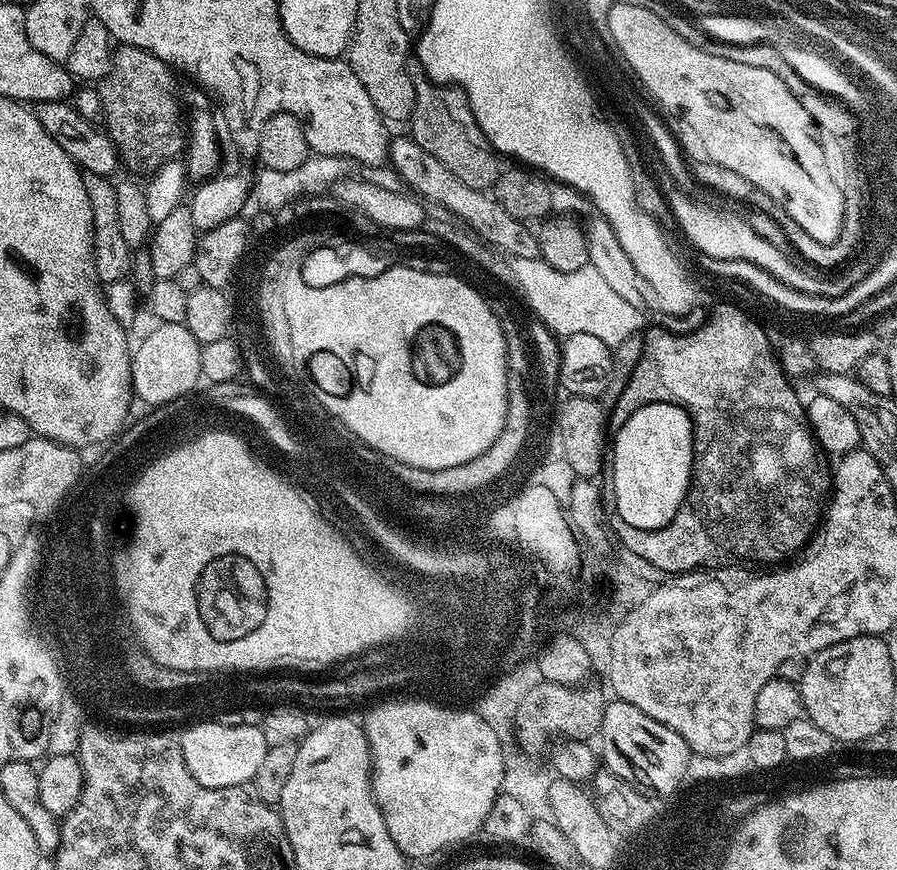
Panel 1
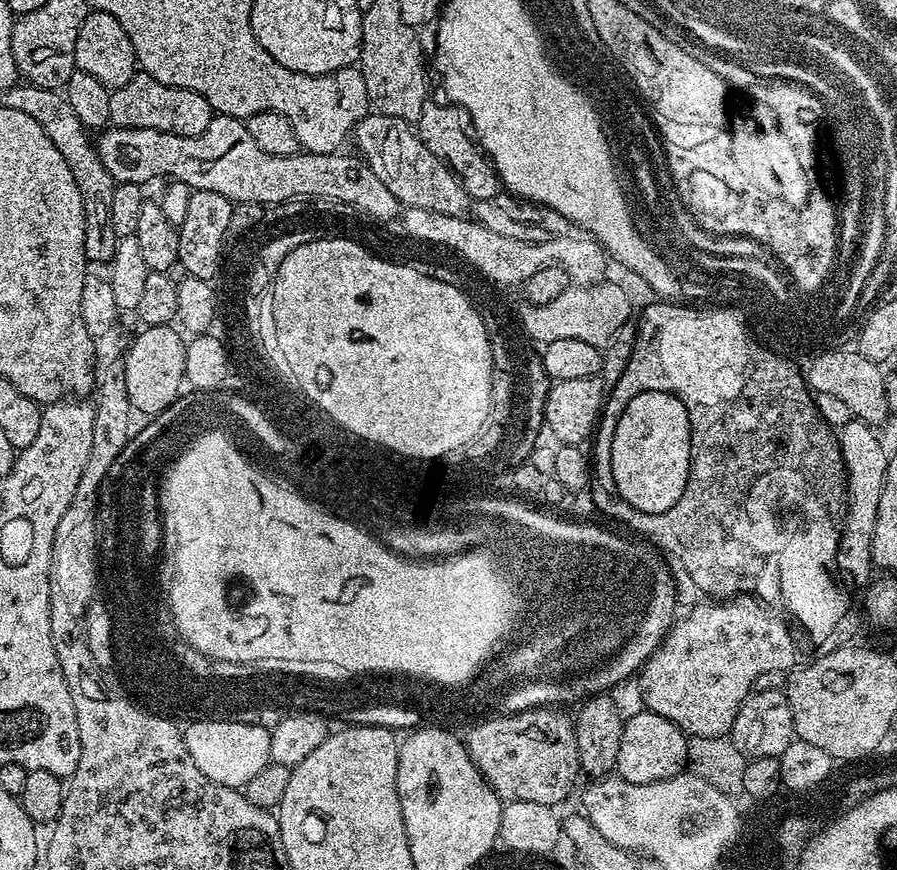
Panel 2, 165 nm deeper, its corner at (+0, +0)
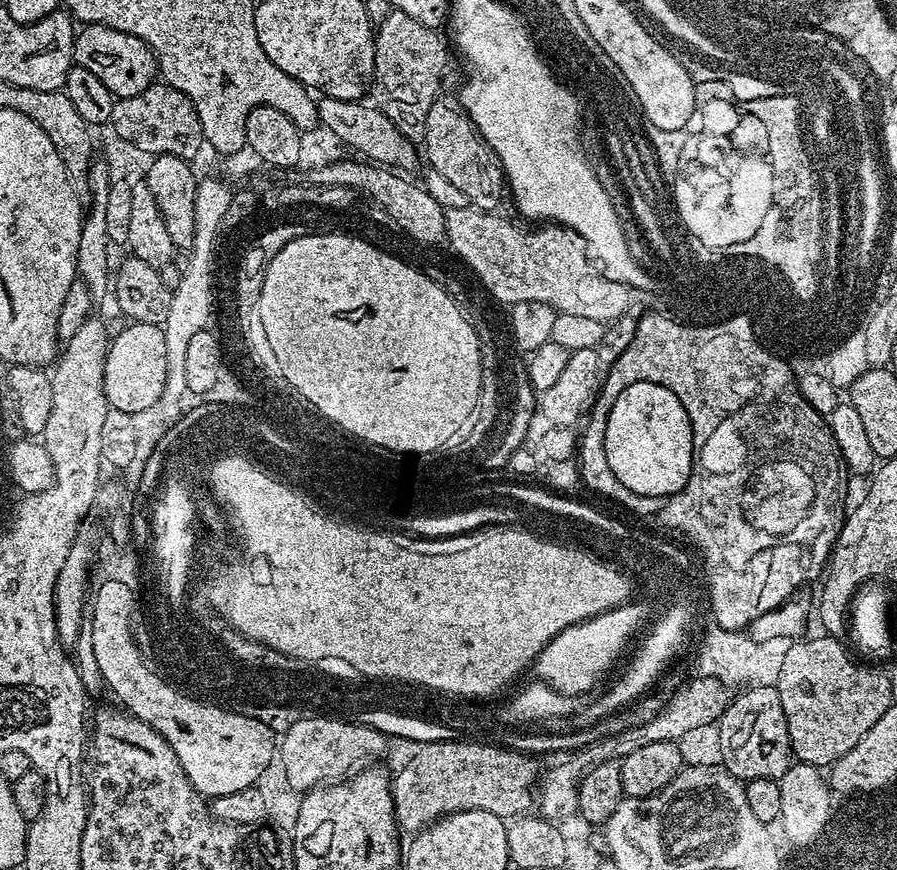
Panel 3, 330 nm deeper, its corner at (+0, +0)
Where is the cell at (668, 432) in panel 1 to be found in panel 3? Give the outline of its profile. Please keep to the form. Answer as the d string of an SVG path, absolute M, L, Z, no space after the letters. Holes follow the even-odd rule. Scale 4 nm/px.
M654 382L626 386L606 422L605 452L610 470L627 490L643 496L675 496L686 486L694 459L691 420L682 402L666 386Z

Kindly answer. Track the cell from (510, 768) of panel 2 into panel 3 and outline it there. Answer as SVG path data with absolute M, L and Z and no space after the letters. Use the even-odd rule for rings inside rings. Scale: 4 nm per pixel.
M471 738L439 740L433 744L421 744L415 750L417 752L391 777L396 827L405 833L418 833L452 812L486 810L501 818L511 818L525 815L533 807L534 789L538 783L537 761L525 751L495 743L477 742Z

